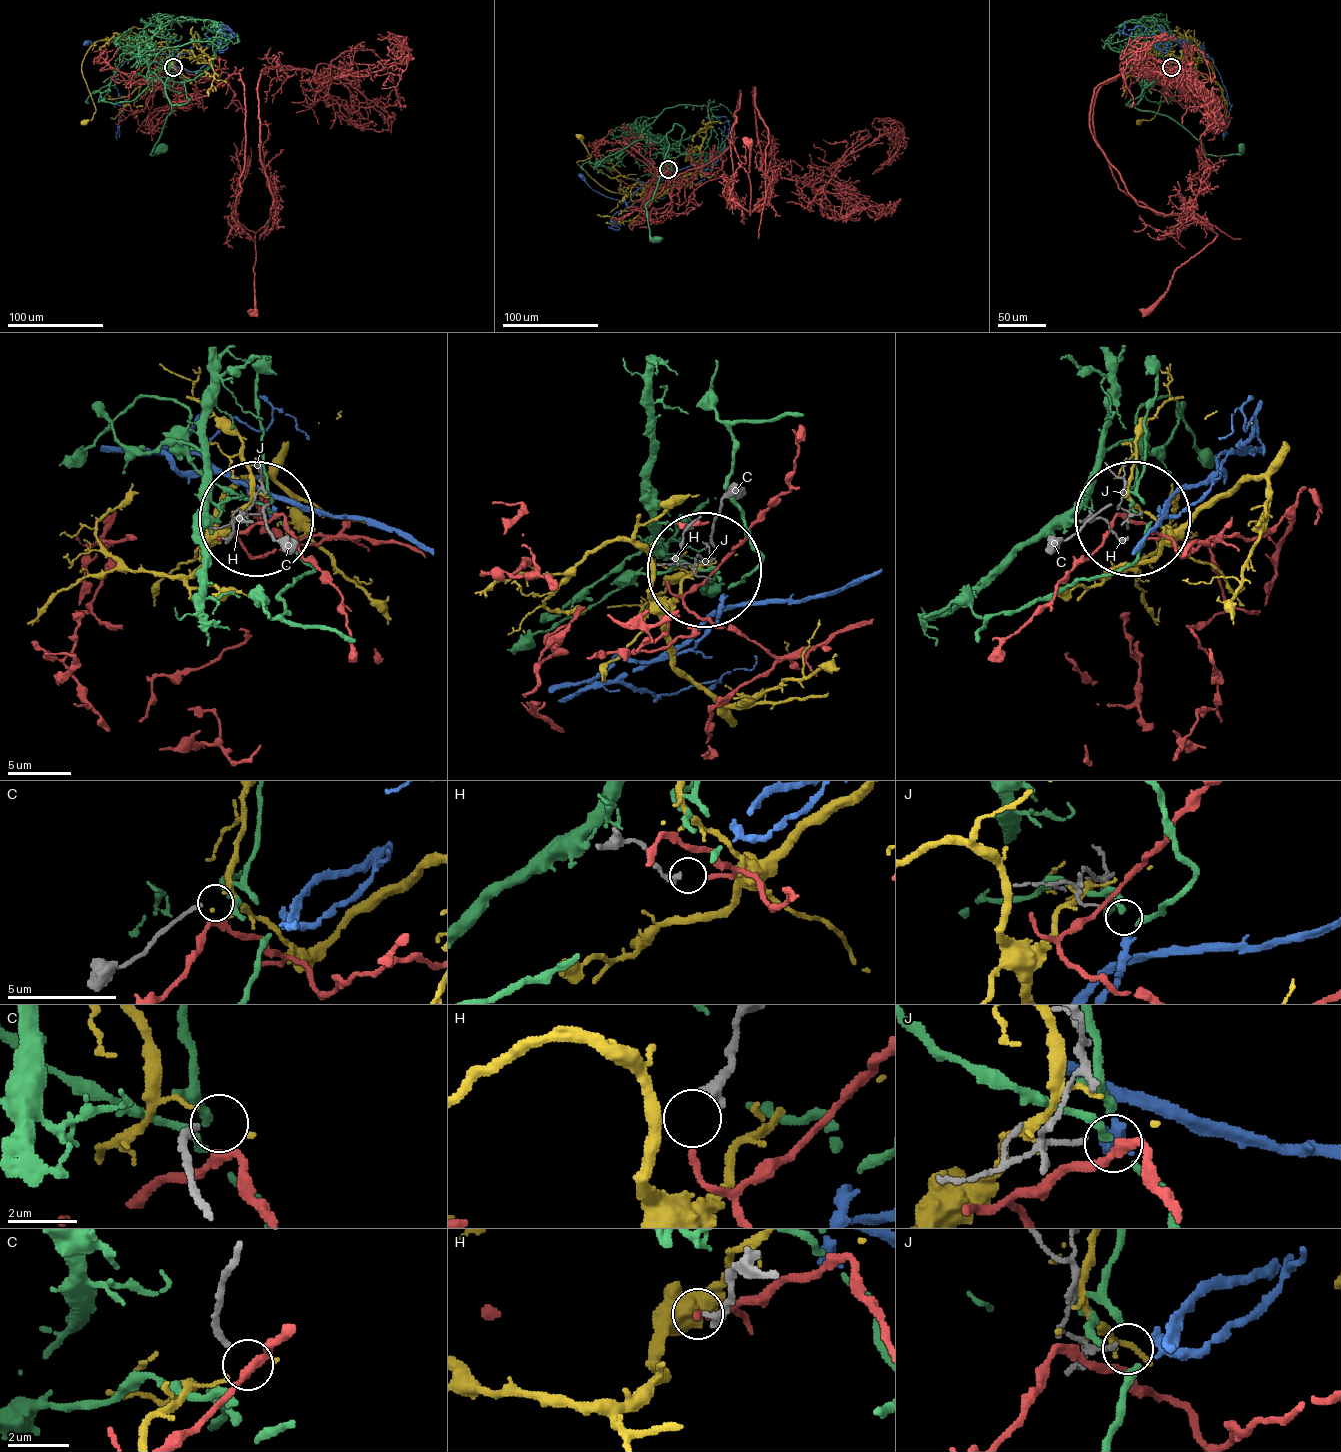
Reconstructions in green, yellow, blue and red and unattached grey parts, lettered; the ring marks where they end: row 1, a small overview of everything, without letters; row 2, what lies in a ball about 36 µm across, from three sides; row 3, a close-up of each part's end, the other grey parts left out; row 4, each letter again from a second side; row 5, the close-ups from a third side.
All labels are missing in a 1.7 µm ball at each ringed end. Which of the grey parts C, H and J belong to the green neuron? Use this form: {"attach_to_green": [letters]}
{"attach_to_green": []}

